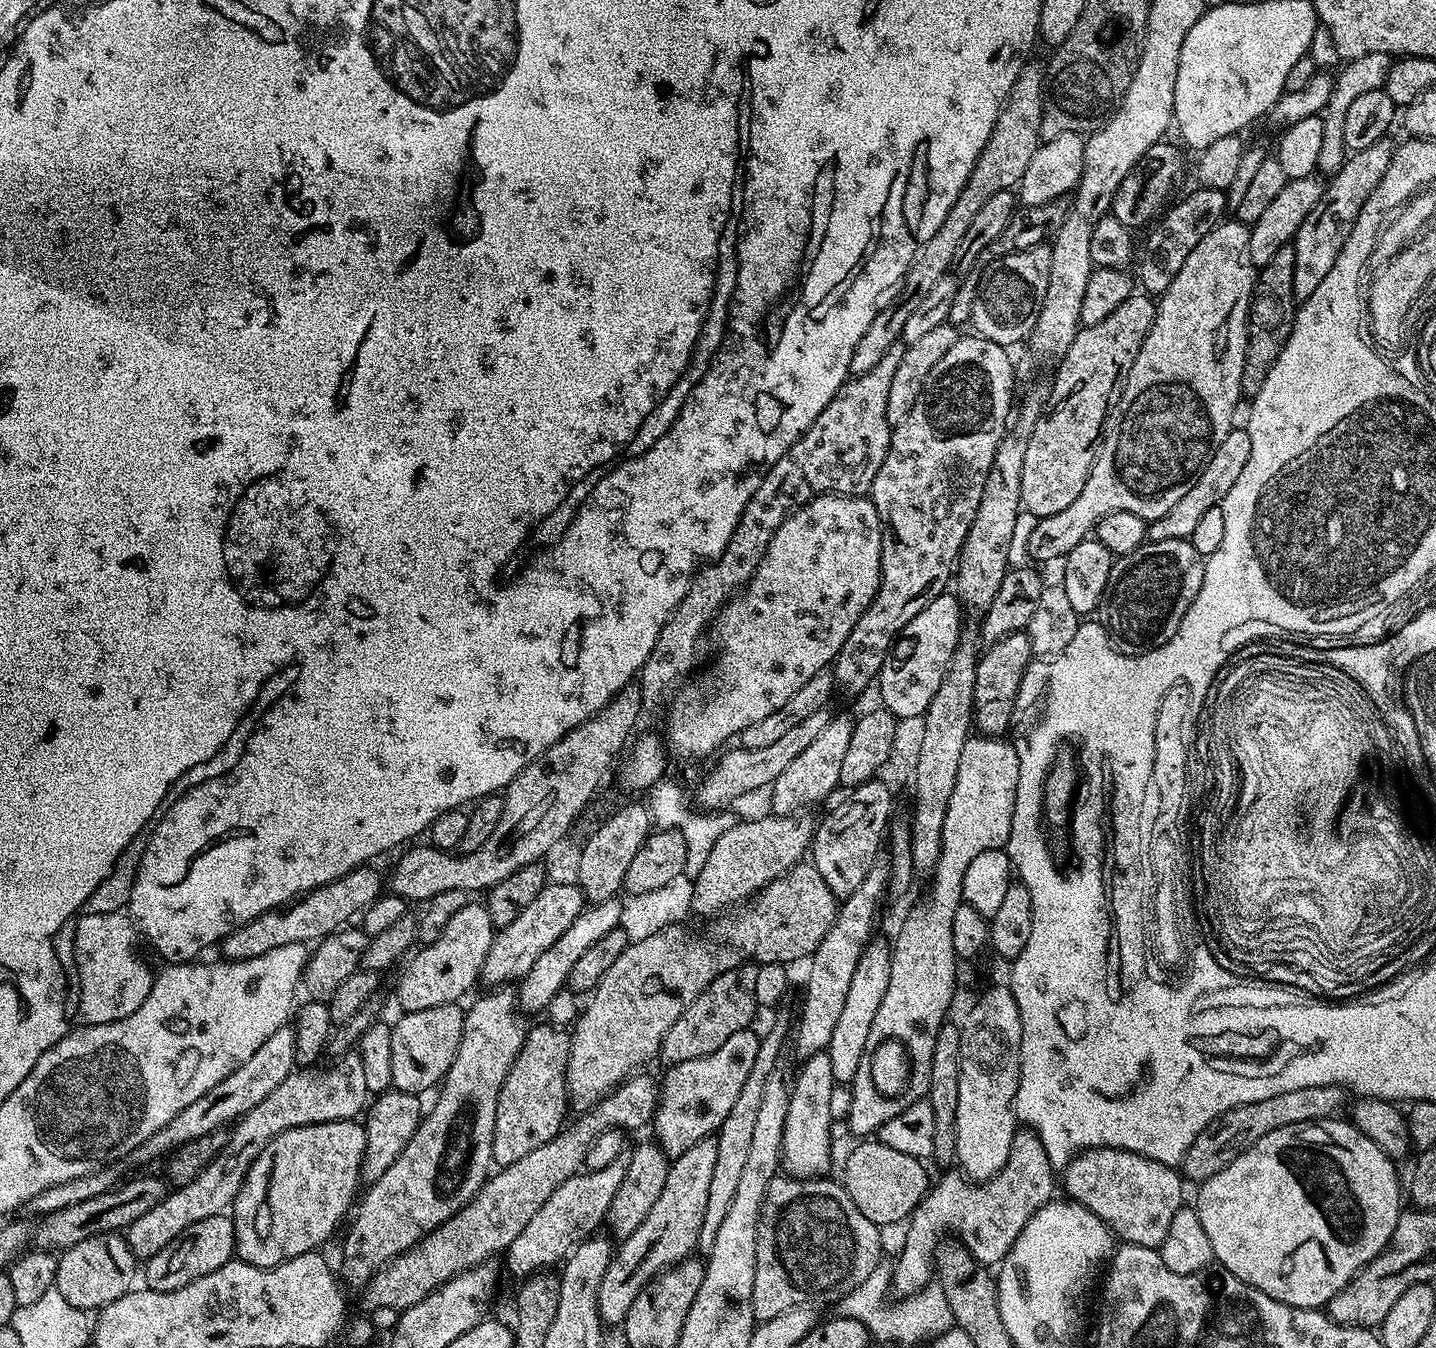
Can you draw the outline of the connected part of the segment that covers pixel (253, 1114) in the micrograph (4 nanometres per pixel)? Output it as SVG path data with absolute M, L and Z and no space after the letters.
M359 1055L342 1056L329 1064L329 1068L304 1066L293 1070L280 1086L270 1090L270 1094L266 1094L266 1098L254 1106L254 1110L235 1121L220 1153L197 1174L194 1182L186 1182L186 1186L181 1188L173 1187L164 1200L154 1206L154 1210L146 1210L142 1218L126 1229L128 1245L137 1261L143 1262L158 1254L158 1250L178 1238L186 1226L194 1226L194 1222L202 1222L202 1218L225 1215L236 1201L250 1165L256 1161L262 1149L287 1128L335 1120L355 1120L365 1111L370 1093Z

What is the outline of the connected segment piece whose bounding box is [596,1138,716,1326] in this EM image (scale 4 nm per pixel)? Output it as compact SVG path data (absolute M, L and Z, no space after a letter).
M715 1139L694 1142L686 1154L675 1157L669 1163L666 1174L666 1186L662 1186L662 1195L654 1206L650 1206L650 1214L642 1218L642 1226L634 1230L634 1234L623 1237L613 1251L612 1261L604 1275L602 1286L598 1290L596 1303L601 1321L605 1325L623 1325L626 1310L630 1310L630 1302L638 1298L649 1280L659 1276L666 1268L681 1260L689 1259L700 1242L702 1214L706 1214L706 1197L710 1191L710 1177L714 1171Z

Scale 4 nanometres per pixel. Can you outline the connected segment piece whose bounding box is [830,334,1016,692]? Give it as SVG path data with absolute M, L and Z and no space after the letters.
M979 334L971 335L961 335L957 338L954 346L950 346L950 350L946 350L946 354L942 354L942 359L938 362L938 366L934 366L934 370L930 370L930 378L925 382L922 394L918 394L918 402L914 402L910 414L906 414L906 418L902 418L902 422L898 422L893 427L890 446L886 450L886 458L882 462L878 474L874 474L870 499L873 506L878 510L878 518L882 525L880 588L874 594L870 606L866 606L862 618L858 618L858 622L854 622L854 630L850 630L850 635L846 637L846 642L842 642L842 650L838 650L836 659L830 668L833 681L839 687L841 684L848 692L866 691L868 683L871 680L873 683L879 677L882 666L884 665L884 659L887 658L888 651L892 649L893 642L896 641L897 636L899 636L901 630L906 626L906 622L910 622L910 618L914 618L914 614L922 614L922 610L926 610L926 606L934 598L945 595L947 588L944 587L947 584L949 587L950 581L953 579L954 569L957 560L960 558L960 551L964 545L964 539L976 517L978 502L982 502L986 478L992 469L996 448L1006 438L1006 429L1009 427L1010 417L1014 412L1012 387L1016 384L1016 376L1012 373L1012 360L1008 357L1009 349L998 342L990 342L985 336Z

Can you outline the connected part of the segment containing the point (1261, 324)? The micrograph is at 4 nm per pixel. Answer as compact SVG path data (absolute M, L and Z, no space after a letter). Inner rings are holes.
M1292 243L1282 246L1270 262L1259 269L1258 283L1252 292L1252 305L1248 307L1248 349L1242 366L1241 393L1251 398L1262 390L1262 382L1266 382L1266 374L1278 362L1278 354L1282 354L1282 346L1290 338L1290 330L1296 321L1298 304L1294 294L1294 246Z

